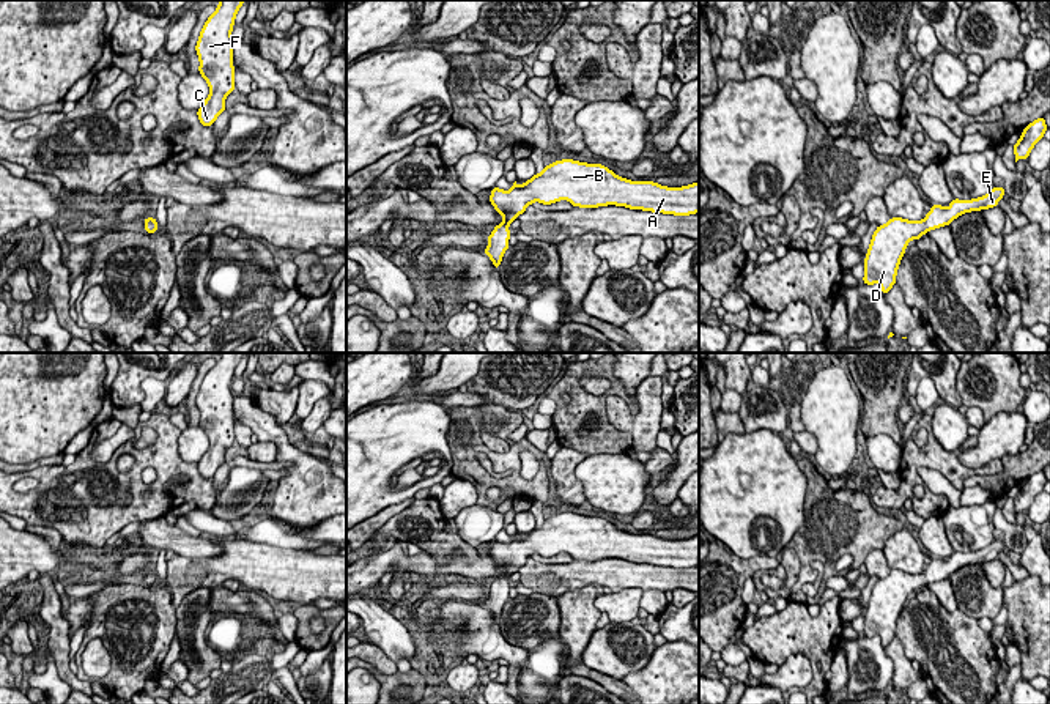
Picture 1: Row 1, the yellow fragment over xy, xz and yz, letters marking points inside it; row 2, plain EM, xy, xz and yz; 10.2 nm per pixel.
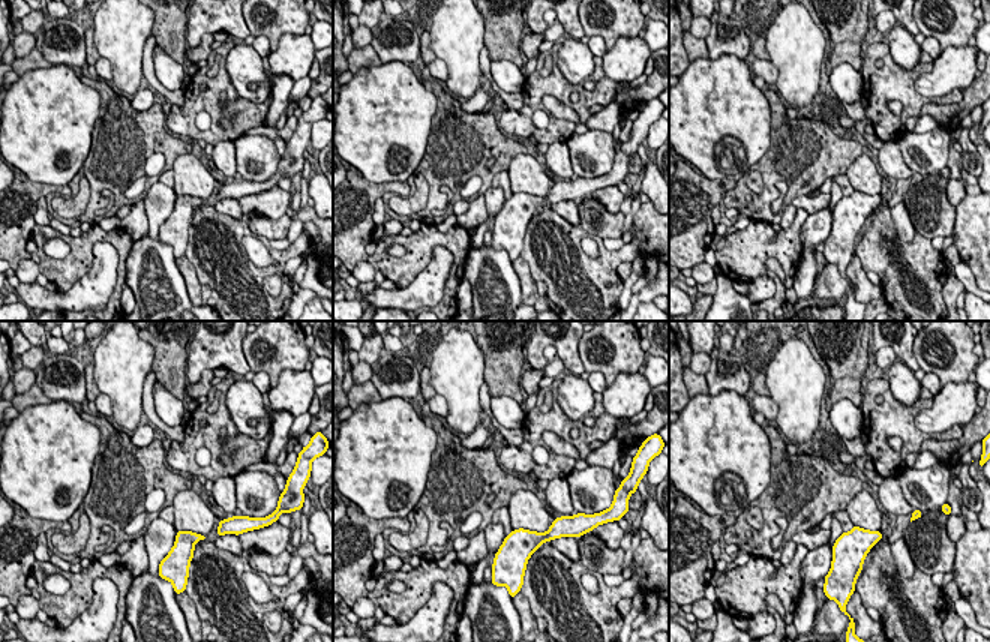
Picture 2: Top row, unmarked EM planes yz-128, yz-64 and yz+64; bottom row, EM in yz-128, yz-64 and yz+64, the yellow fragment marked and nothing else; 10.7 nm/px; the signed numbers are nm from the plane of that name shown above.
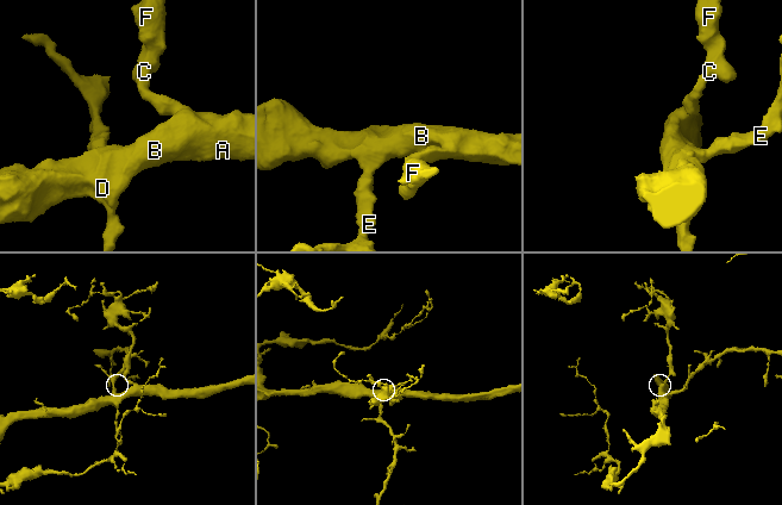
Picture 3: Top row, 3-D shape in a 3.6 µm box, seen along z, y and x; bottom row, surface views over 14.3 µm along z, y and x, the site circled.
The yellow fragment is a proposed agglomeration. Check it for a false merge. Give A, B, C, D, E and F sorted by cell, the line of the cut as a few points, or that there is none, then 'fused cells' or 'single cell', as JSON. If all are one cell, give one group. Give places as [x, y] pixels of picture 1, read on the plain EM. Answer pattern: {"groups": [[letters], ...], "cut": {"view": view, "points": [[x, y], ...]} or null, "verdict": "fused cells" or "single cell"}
{"groups": [["A", "B", "C", "D", "E", "F"]], "cut": null, "verdict": "single cell"}

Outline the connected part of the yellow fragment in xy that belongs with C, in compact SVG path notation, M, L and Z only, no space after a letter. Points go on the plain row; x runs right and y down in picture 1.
M220 353L216 365L205 375L195 398L198 425L209 438L209 449L197 463L203 479L214 477L225 463L225 450L236 441L231 383L242 356L244 353Z

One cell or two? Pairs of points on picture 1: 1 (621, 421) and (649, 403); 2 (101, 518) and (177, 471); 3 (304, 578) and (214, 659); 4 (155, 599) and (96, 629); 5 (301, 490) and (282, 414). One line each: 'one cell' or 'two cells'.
1: one cell
2: one cell
3: two cells
4: one cell
5: two cells

